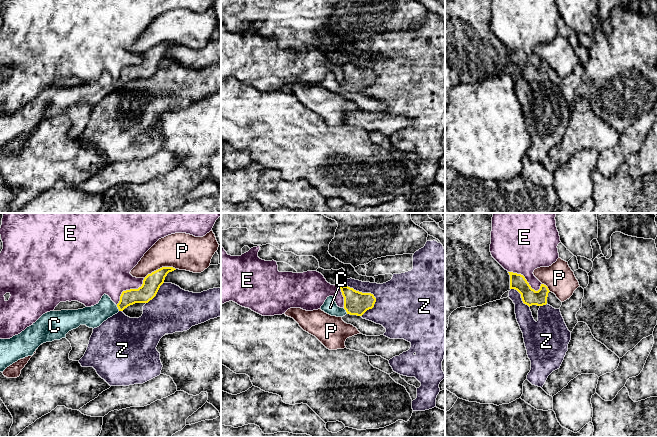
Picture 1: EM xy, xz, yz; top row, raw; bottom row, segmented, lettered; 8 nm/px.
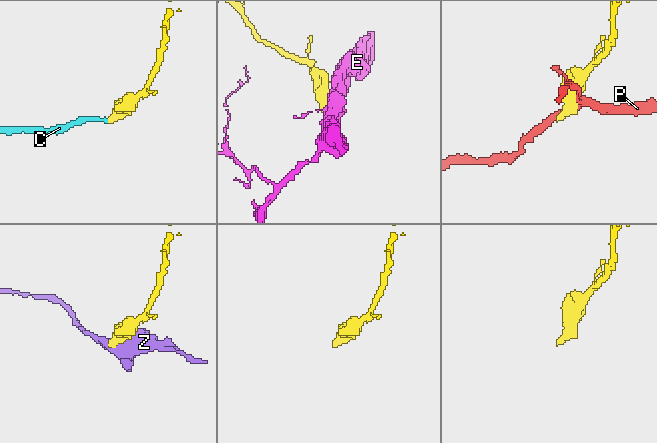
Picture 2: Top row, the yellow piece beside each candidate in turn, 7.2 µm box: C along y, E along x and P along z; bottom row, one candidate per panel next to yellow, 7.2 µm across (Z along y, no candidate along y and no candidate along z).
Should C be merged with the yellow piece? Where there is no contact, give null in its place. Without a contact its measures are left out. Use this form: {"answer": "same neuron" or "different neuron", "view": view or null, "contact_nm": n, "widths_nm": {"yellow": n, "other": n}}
{"answer": "same neuron", "view": "xy", "contact_nm": 50, "widths_nm": {"yellow": 140, "other": 170}}

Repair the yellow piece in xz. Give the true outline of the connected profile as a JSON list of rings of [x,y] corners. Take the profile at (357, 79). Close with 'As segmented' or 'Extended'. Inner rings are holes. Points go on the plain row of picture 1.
[[[341,61],[340,65],[344,73],[344,83],[338,83],[334,73],[329,72],[320,84],[322,87],[336,93],[343,93],[346,90],[362,92],[374,83],[376,74],[373,70],[362,69],[344,61]]]. Extended

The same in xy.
[[[162,43],[148,50],[141,63],[123,67],[117,81],[104,70],[94,82],[47,88],[20,110],[0,115],[0,148],[18,136],[32,132],[41,120],[66,114],[69,107],[80,101],[94,105],[130,81],[148,79],[156,72],[167,50],[174,46],[173,43]]]. Extended

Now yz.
[[[508,48],[510,51],[510,65],[515,65],[521,70],[524,80],[529,83],[532,81],[543,82],[547,80],[548,63],[541,60],[540,65],[535,67],[531,64],[525,53],[521,50]]]. As segmented

